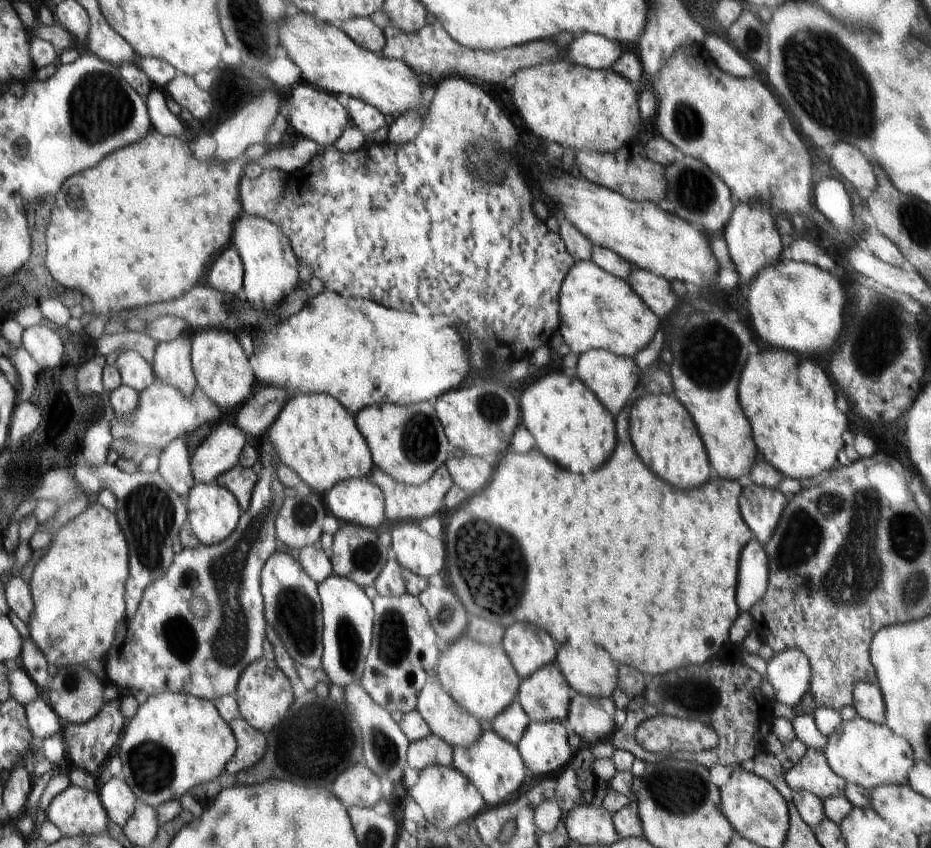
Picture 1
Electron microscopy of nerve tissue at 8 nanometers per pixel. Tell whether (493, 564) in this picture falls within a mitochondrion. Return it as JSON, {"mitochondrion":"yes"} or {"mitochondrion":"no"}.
{"mitochondrion":"yes"}

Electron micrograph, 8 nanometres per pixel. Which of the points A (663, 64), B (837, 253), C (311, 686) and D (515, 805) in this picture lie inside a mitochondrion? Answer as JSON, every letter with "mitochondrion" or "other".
{"A":"other","B":"other","C":"other","D":"other"}

